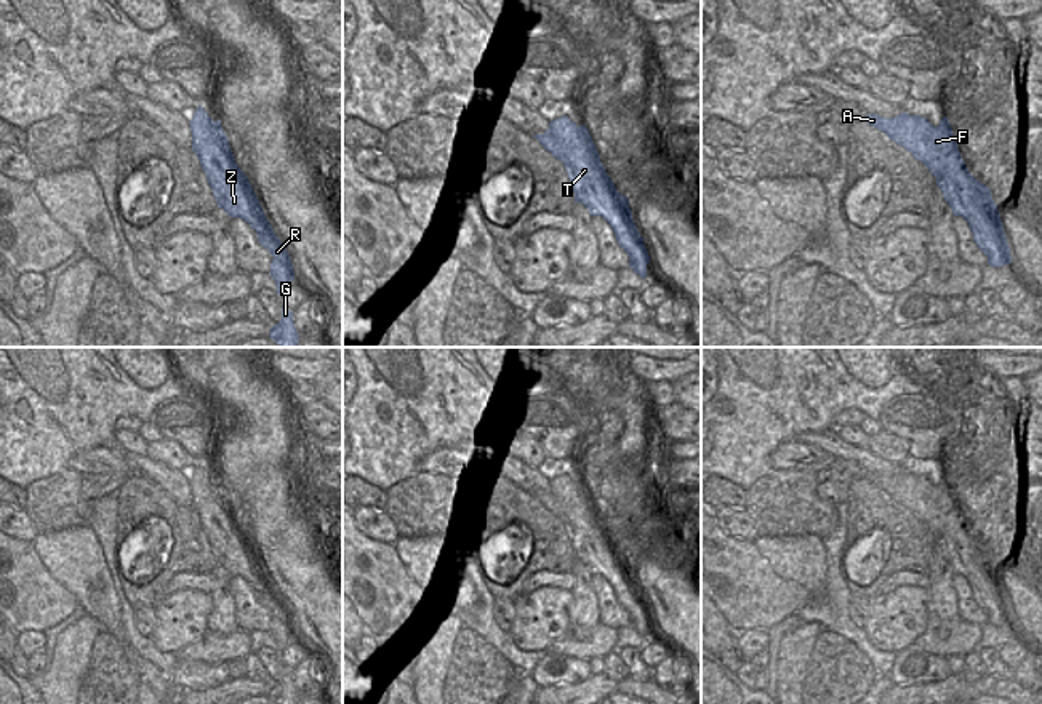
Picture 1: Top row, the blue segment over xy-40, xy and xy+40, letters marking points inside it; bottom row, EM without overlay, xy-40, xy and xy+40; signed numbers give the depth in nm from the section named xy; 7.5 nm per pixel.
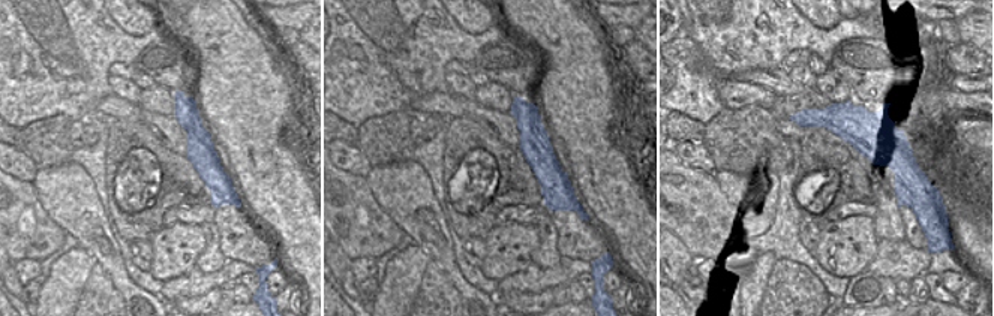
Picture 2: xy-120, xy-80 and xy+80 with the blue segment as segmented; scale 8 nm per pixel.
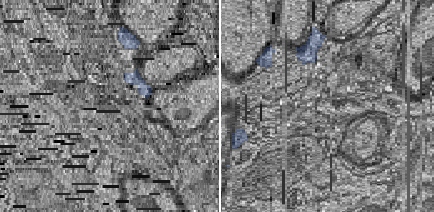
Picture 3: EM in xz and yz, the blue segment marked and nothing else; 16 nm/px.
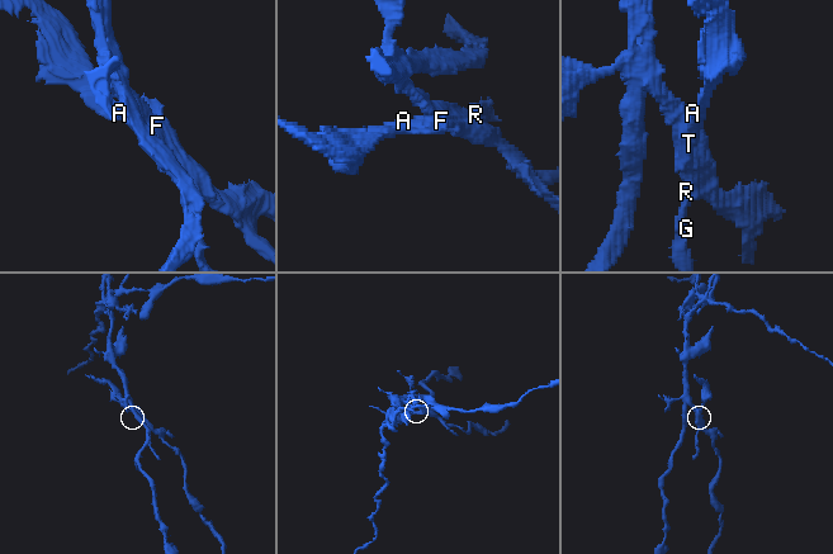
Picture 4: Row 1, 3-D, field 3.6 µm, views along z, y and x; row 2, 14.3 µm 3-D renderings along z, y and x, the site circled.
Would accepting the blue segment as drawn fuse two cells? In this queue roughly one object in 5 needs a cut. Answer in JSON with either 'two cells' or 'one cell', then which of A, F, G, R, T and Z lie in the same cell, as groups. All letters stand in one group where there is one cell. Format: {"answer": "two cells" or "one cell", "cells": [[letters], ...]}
{"answer": "two cells", "cells": [["A", "F"], ["G", "R", "T", "Z"]]}

